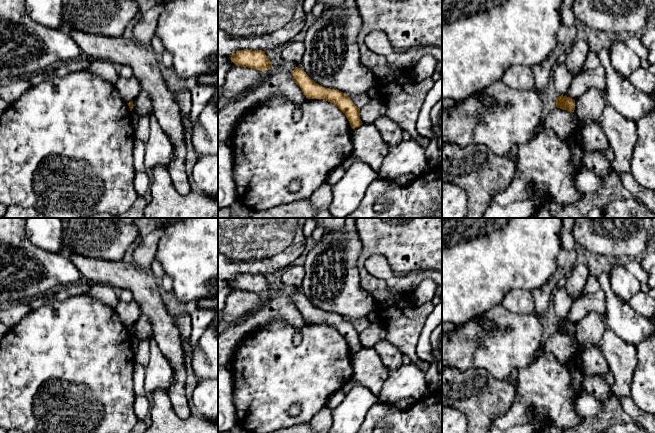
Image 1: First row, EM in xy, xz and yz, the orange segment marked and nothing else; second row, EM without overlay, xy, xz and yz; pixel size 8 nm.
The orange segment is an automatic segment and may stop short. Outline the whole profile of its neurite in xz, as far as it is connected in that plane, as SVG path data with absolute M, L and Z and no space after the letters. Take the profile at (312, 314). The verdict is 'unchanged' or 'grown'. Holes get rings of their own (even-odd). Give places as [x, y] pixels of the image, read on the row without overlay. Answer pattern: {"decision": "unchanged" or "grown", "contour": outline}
{"decision": "unchanged", "contour": "M296 291L292 298L295 307L308 323L323 323L333 327L345 338L352 353L363 348L360 343L360 332L345 317L315 307L302 292Z"}

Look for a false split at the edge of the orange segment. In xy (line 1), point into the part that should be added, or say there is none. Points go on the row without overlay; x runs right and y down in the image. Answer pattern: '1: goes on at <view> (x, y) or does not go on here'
1: does not go on here

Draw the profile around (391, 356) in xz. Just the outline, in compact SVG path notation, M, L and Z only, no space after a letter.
M386 339L378 342L373 349L378 353L383 364L390 372L395 371L402 365L403 353Z

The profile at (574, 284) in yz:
M576 263L569 276L564 280L563 287L573 302L579 299L585 289L587 279L590 276L589 268L585 264Z

